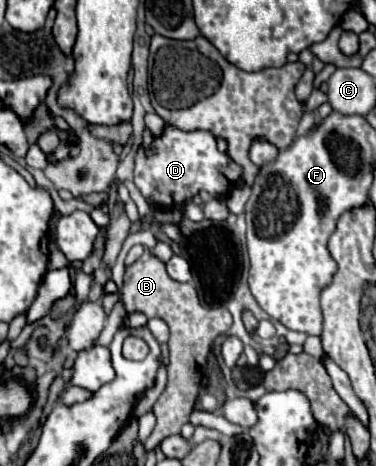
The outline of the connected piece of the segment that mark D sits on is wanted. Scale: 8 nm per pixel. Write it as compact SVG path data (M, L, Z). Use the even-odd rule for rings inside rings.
M166 126L160 138L154 138L152 150L138 150L134 184L142 190L150 206L154 208L180 208L182 202L192 200L198 192L206 190L214 198L226 198L228 192L240 182L242 170L230 162L228 154L218 152L216 138L202 130L182 132L174 126Z

